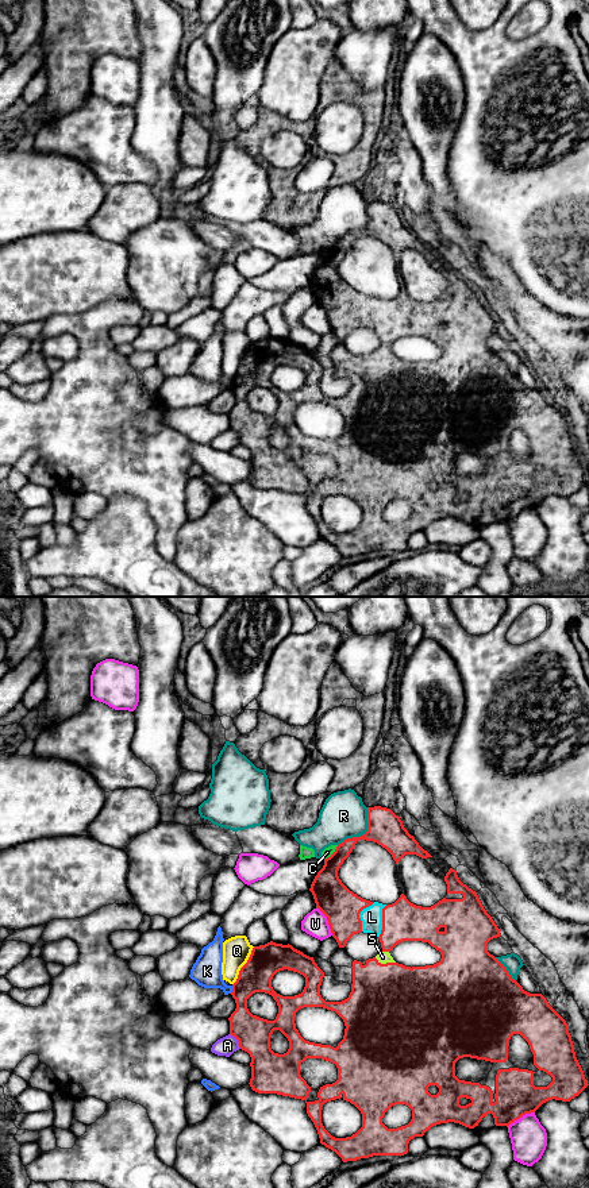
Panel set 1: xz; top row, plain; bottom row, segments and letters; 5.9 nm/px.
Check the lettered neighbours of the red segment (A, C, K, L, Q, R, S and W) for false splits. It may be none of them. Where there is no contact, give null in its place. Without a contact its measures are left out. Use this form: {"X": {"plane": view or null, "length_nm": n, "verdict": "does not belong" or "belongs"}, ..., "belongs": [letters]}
{"A": {"plane": "xz", "length_nm": 120, "verdict": "does not belong"}, "C": {"plane": "xz", "length_nm": 130, "verdict": "does not belong"}, "K": {"plane": "xz", "length_nm": 50, "verdict": "does not belong"}, "L": {"plane": "xz", "length_nm": 190, "verdict": "belongs"}, "Q": {"plane": "xz", "length_nm": 260, "verdict": "does not belong"}, "R": {"plane": "xz", "length_nm": 300, "verdict": "does not belong"}, "S": {"plane": "xz", "length_nm": 130, "verdict": "belongs"}, "W": {"plane": "xz", "length_nm": 190, "verdict": "does not belong"}, "belongs": ["L", "S"]}

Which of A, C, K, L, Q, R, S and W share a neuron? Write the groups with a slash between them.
A / C Q / K / L S / R / W

